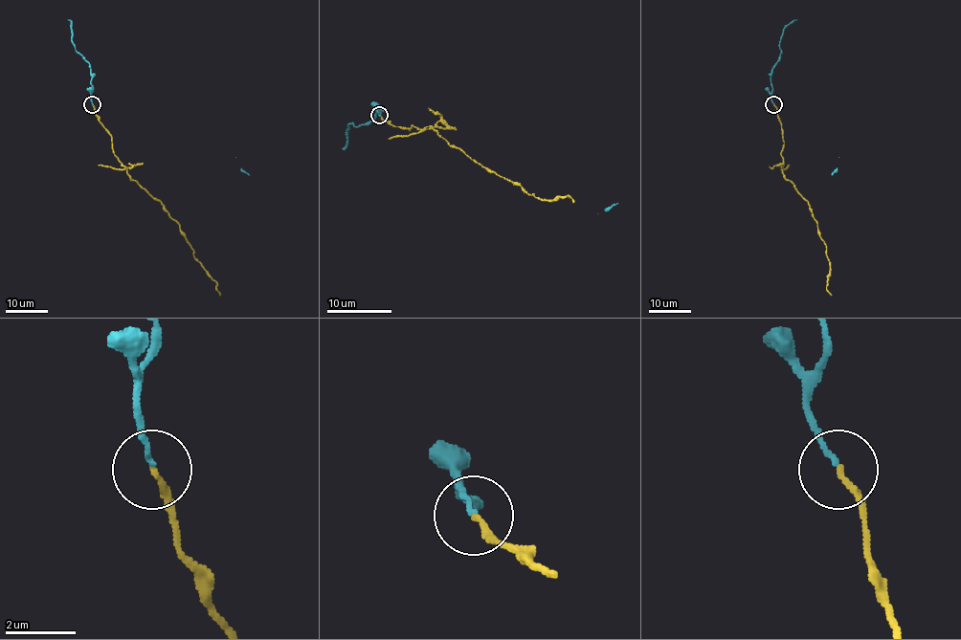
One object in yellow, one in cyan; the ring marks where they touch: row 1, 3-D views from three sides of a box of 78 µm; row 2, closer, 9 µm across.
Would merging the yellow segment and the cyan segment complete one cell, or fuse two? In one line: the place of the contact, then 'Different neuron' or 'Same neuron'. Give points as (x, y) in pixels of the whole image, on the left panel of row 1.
Place: (92, 104). Different neuron

